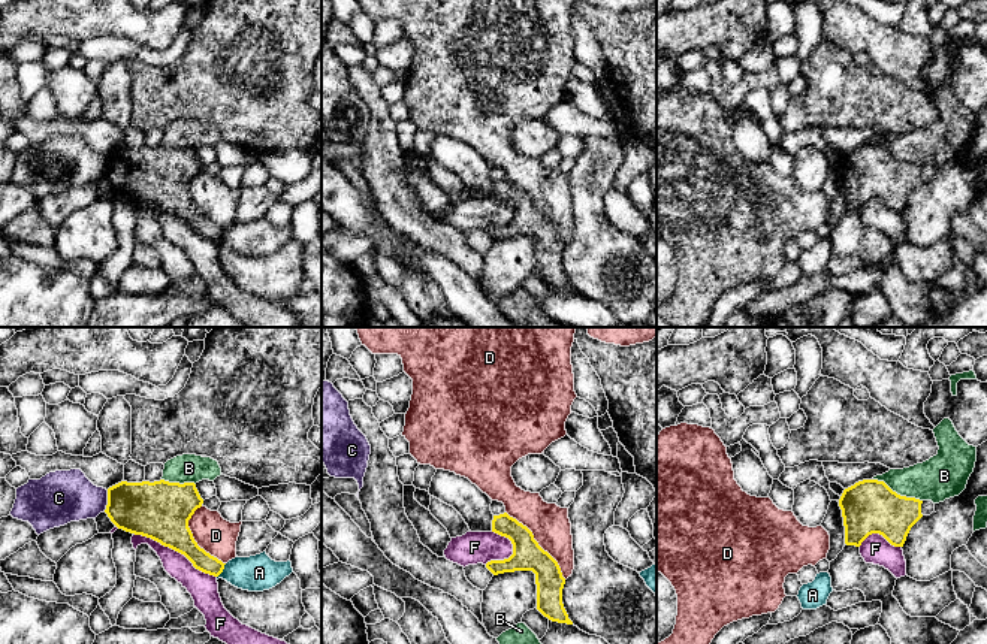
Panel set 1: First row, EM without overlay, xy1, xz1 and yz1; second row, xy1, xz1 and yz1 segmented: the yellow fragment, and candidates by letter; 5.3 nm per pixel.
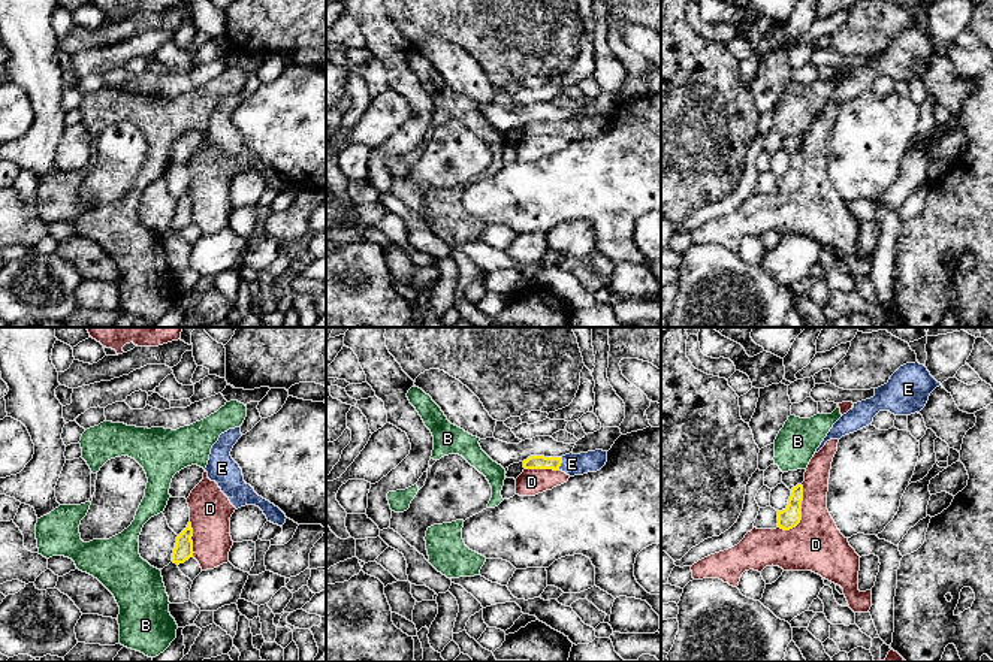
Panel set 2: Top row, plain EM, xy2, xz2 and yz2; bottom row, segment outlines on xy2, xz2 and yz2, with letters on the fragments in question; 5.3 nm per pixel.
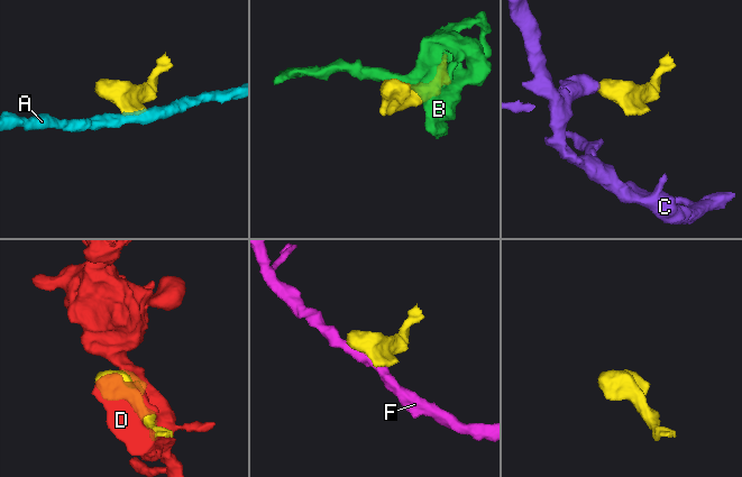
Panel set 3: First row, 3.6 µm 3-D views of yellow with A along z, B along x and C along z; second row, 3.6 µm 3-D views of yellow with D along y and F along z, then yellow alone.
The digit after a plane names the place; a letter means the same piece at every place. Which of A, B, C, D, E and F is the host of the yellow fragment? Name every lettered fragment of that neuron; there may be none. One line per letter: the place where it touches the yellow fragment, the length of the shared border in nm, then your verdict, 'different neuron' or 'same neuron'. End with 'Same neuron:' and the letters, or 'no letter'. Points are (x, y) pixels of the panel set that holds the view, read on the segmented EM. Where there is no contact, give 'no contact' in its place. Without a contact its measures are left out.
A: meets yellow in xy1 at (222, 571); contact 90 nm long; different neuron
B: meets yellow in yz1 at (896, 493); contact 300 nm long; different neuron
C: meets yellow in xy1 at (108, 501); contact 110 nm long; different neuron
D: meets yellow in xz1 at (537, 543); contact 480 nm long; different neuron
E: meets yellow in xz2 at (561, 462); contact 70 nm long; same neuron
F: meets yellow in xy1 at (175, 550); contact 500 nm long; different neuron
Same neuron: E

